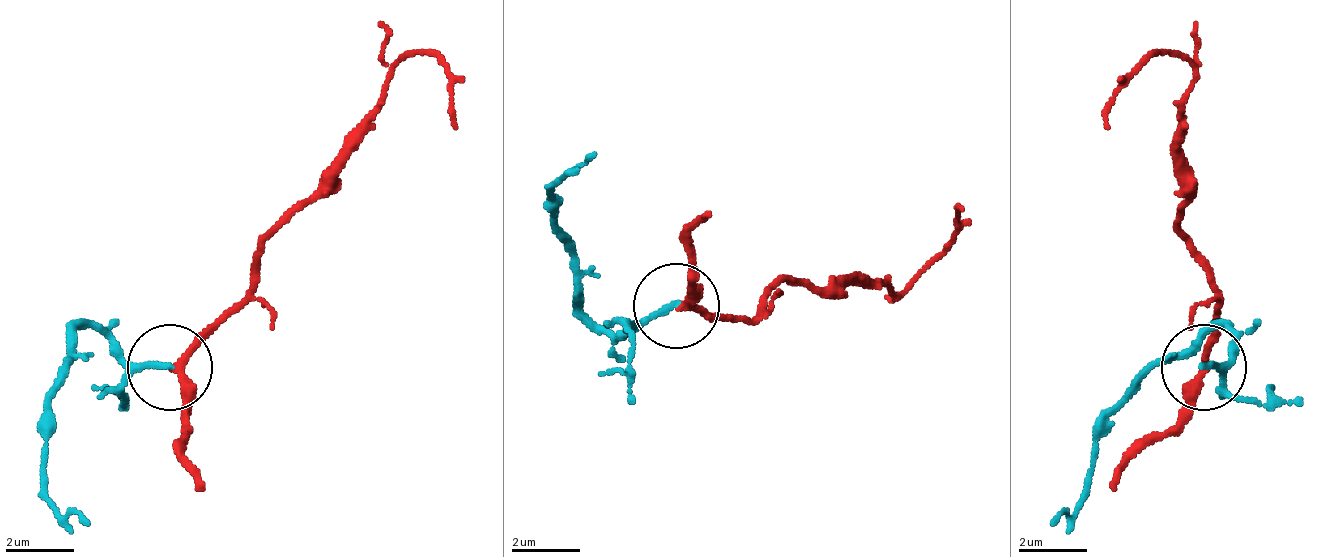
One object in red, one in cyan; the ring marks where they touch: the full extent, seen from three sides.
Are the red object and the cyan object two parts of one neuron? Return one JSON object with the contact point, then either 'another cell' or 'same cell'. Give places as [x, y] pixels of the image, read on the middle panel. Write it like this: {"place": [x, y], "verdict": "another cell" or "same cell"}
{"place": [676, 305], "verdict": "another cell"}

